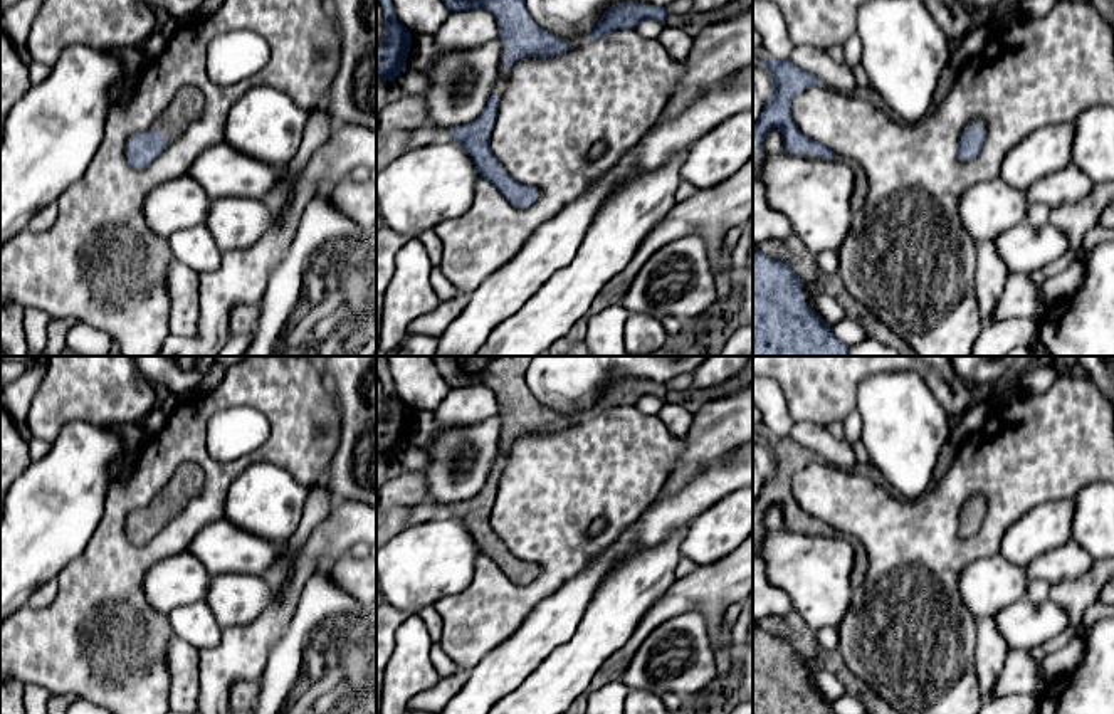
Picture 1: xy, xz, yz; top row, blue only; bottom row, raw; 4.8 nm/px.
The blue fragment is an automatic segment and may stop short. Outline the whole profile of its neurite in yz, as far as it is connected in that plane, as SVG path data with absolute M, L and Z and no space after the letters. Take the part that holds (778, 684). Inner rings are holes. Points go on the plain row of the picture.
M753 622L753 714L835 714L830 701L807 680L813 664L788 638L775 637Z

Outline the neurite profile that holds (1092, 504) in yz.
M1094 482L1072 496L1074 531L1070 541L1094 559L1114 558L1114 484Z

